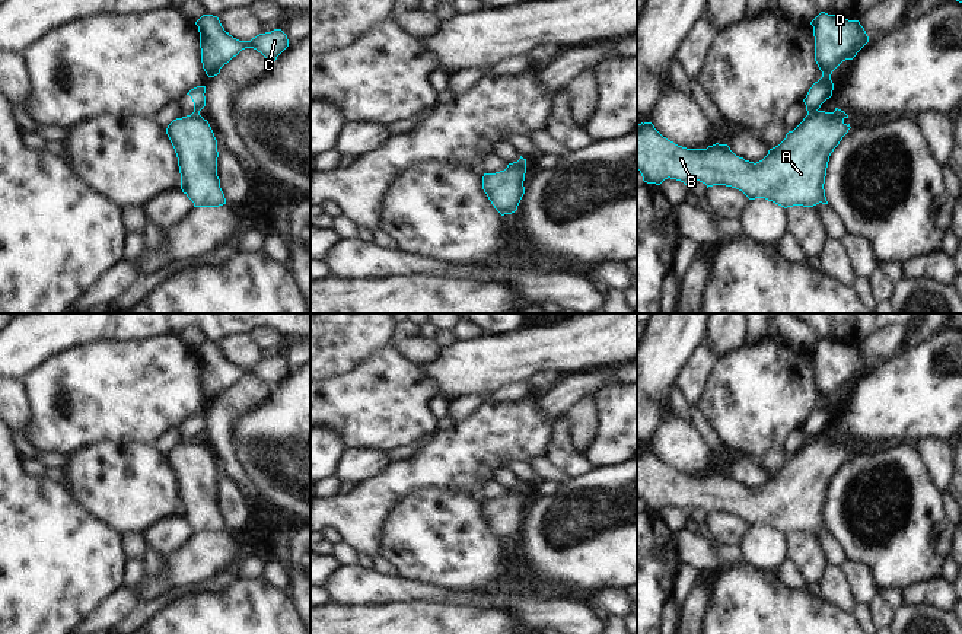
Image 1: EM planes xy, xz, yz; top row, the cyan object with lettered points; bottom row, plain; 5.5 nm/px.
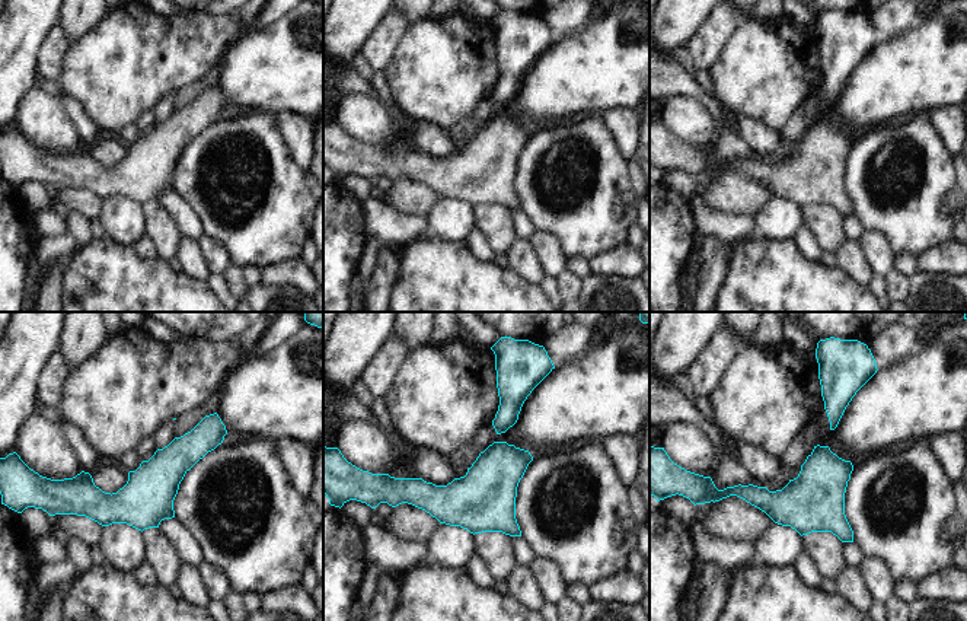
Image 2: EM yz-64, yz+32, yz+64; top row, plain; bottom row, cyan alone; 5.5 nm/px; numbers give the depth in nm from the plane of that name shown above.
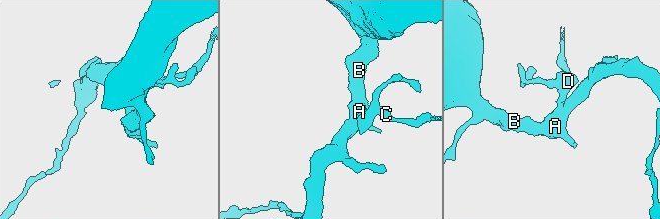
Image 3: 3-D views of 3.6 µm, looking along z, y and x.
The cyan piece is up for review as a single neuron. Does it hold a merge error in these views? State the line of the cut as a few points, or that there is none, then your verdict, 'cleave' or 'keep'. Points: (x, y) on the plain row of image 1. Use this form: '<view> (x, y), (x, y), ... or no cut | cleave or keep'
yz (816, 436), (808, 440) | cleave

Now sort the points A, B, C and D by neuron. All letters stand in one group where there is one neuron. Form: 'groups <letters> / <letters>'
groups A B / C D

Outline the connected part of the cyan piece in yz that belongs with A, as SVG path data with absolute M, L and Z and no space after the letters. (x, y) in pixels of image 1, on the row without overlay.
M835 434L834 439L815 437L786 461L786 465L768 481L754 490L736 482L727 471L713 471L707 475L687 475L663 463L652 449L637 450L637 496L643 507L660 512L665 506L676 506L685 512L697 507L708 513L726 512L742 517L749 526L765 525L784 535L793 532L813 533L828 531L825 503L829 482L851 455L844 446L848 442Z

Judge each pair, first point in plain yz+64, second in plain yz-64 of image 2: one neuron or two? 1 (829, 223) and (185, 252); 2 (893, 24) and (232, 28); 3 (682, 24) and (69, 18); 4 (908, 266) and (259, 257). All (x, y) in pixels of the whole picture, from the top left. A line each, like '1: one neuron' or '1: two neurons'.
1: two neurons
2: two neurons
3: two neurons
4: two neurons

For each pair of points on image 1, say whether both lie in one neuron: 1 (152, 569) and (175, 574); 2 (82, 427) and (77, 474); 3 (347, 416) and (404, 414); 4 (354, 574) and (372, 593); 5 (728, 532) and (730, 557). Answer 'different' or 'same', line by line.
1: different
2: different
3: same
4: same
5: different

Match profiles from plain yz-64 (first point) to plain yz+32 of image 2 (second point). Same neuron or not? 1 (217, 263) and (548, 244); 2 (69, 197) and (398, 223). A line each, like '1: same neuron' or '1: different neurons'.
1: same neuron
2: different neurons

